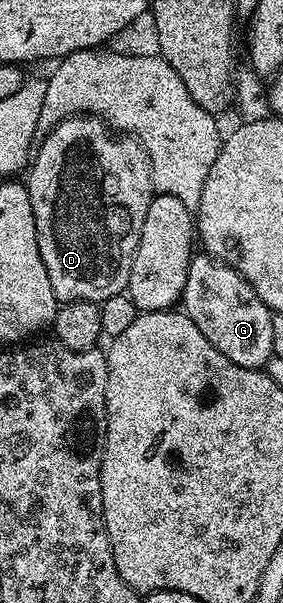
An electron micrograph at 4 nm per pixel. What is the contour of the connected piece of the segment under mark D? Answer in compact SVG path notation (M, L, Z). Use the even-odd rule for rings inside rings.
M96 116L66 118L38 142L25 173L25 184L37 227L37 247L60 302L101 303L124 292L141 239L141 226L145 224L145 211L149 211L153 196L150 159L139 141L130 135L116 136Z

